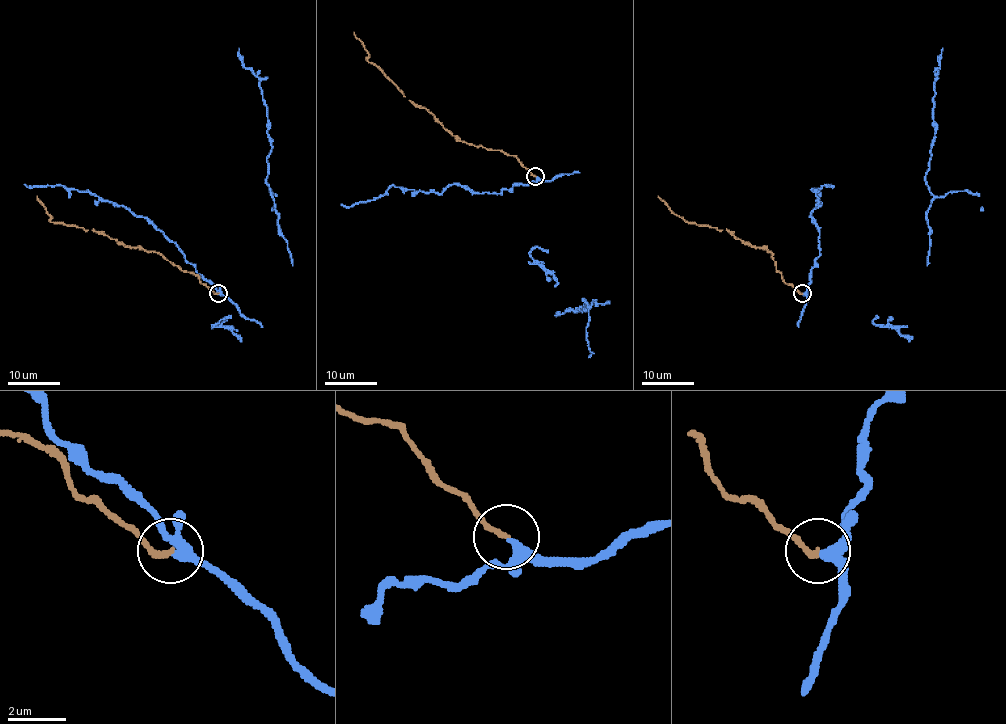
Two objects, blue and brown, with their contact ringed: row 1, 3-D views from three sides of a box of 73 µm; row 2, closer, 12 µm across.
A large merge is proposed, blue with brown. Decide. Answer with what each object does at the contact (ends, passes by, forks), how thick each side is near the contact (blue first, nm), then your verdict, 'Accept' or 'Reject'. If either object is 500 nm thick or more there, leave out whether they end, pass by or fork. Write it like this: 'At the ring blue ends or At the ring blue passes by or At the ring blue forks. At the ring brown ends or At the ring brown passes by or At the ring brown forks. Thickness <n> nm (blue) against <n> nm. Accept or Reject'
At the ring blue passes by. At the ring brown ends. Thickness 280 nm (blue) against 190 nm. Accept

